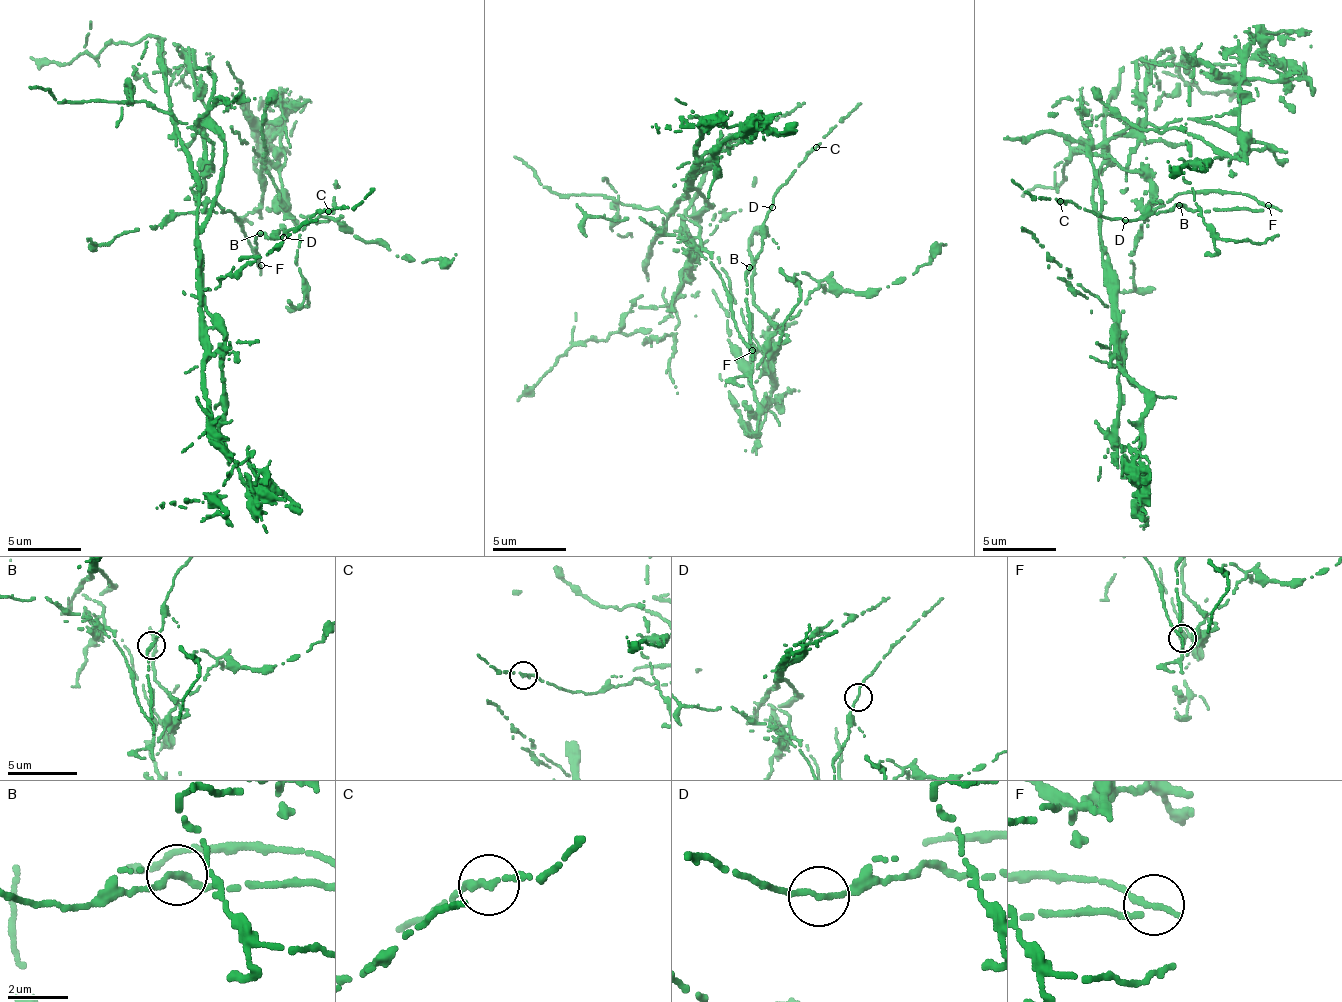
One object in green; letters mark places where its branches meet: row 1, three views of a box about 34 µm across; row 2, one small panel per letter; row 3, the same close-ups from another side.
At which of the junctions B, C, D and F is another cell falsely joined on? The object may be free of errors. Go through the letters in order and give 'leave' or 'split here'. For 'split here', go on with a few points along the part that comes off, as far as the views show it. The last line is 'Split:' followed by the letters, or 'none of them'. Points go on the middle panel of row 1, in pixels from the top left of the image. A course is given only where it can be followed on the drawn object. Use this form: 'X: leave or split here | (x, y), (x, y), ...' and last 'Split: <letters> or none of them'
B: leave
C: leave
D: leave
F: split here | (753, 350), (697, 238), (680, 291), (713, 289), (765, 407), (770, 344), (819, 285), (786, 280), (780, 346)
Split: F

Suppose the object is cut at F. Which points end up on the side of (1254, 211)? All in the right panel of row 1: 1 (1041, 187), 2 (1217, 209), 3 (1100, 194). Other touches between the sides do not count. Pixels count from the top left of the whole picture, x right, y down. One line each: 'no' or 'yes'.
1: no
2: yes
3: no

